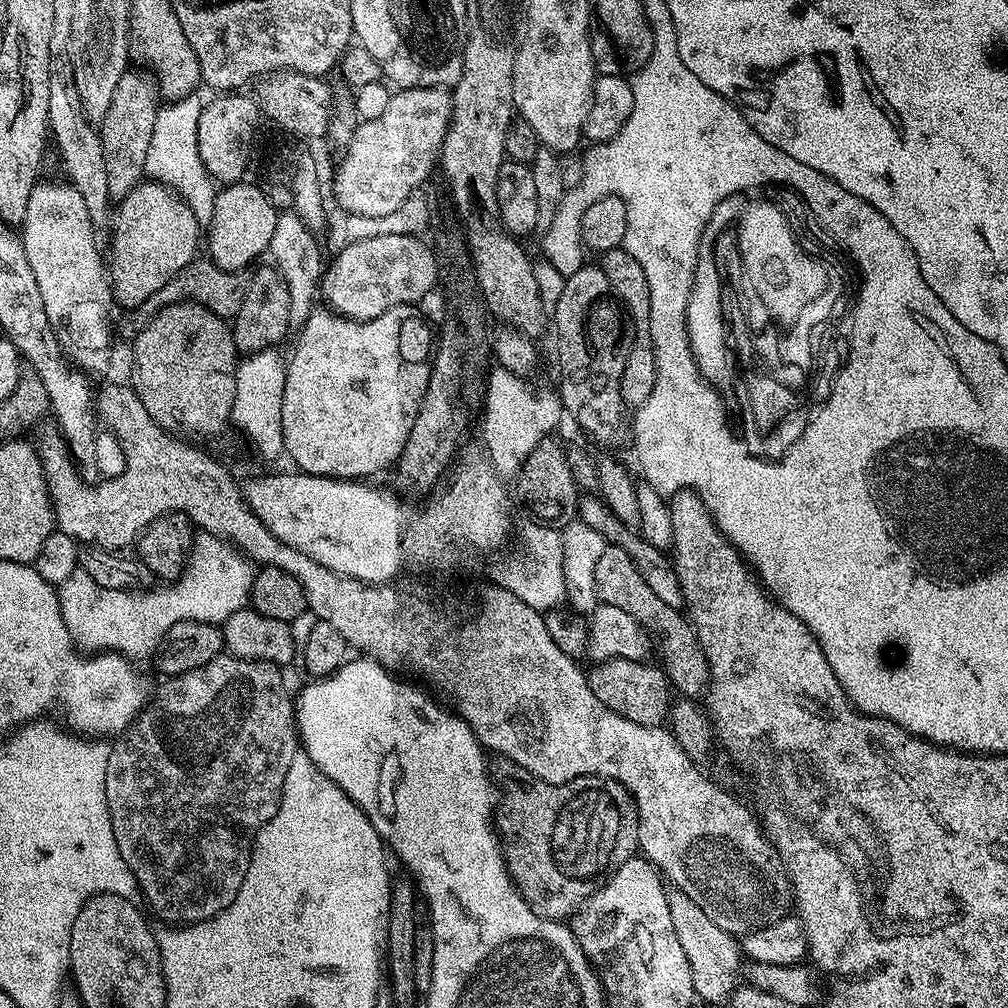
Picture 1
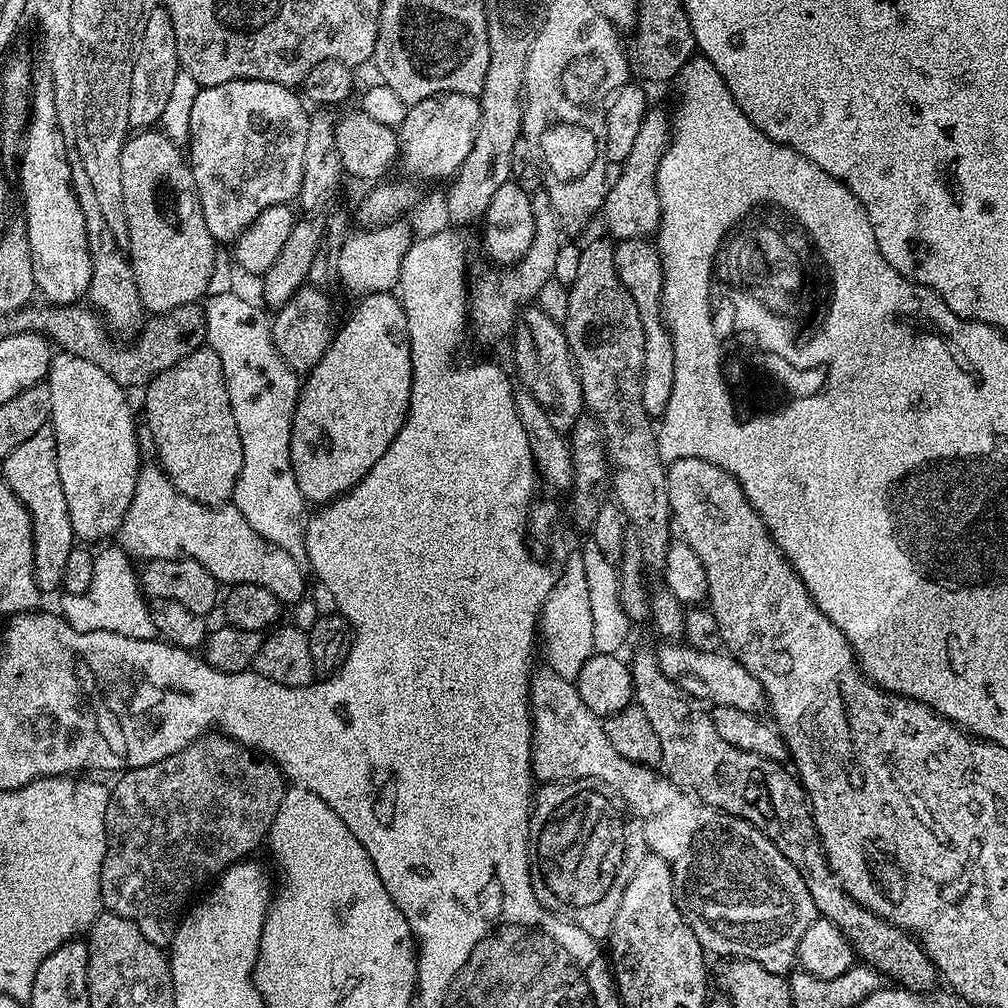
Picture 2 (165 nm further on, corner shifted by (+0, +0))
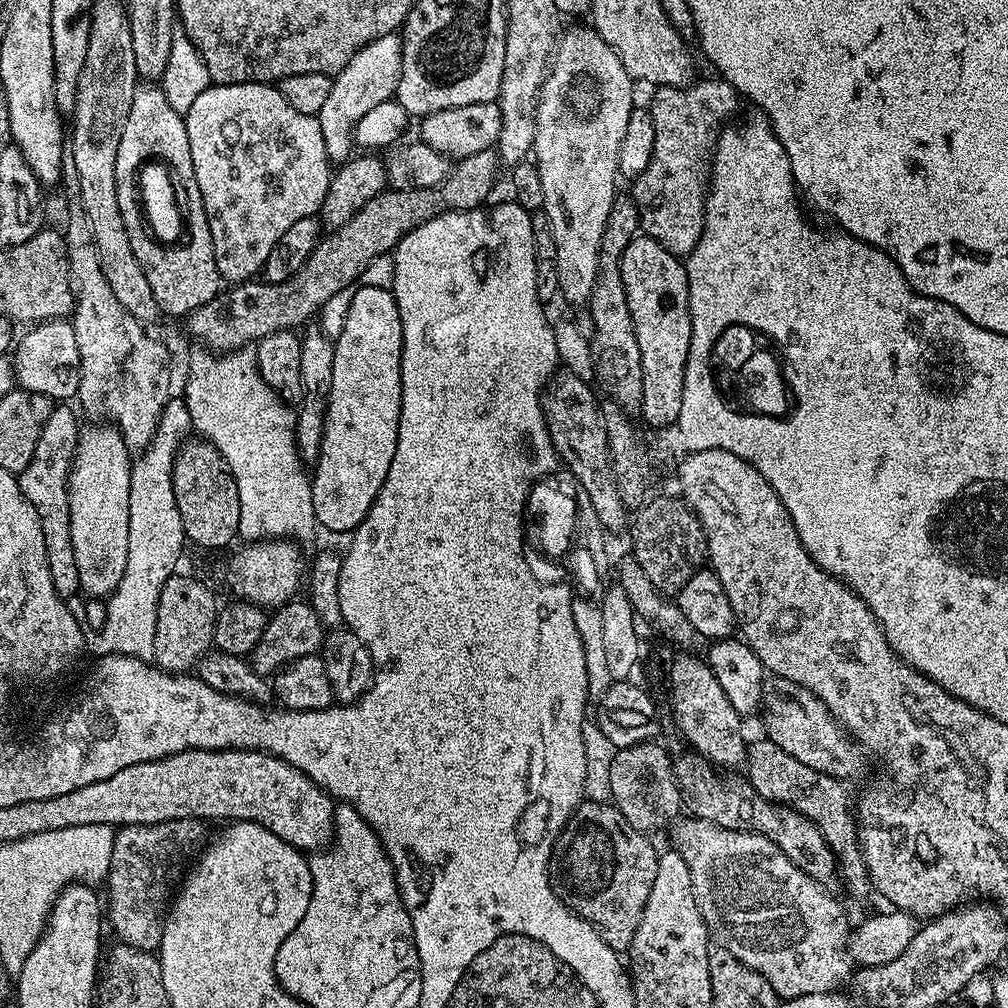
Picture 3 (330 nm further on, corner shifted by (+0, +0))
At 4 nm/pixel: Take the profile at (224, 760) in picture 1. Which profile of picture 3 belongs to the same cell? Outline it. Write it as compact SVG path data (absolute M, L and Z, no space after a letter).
M168 820L164 824L126 824L116 832L114 854L110 858L110 870L106 881L106 920L107 923L109 920L116 930L115 939L119 943L129 944L143 952L155 953L159 949L166 913L174 900L174 889L185 879L190 861L201 851L205 843L204 828L206 824L203 820Z

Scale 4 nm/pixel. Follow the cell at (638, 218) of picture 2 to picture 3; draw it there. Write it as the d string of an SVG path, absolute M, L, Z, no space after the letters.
M723 78L715 79L697 79L683 87L660 86L655 89L656 97L650 103L654 118L654 148L650 154L650 164L646 166L646 170L642 170L640 176L635 177L633 184L636 185L630 189L640 219L639 231L654 238L666 250L681 258L687 258L692 253L704 229L706 188L705 185L700 185L700 159L704 156L704 147L707 144L709 147L710 137L721 131L722 125L728 122L723 120L730 119L732 111L742 103L734 86L730 86Z

